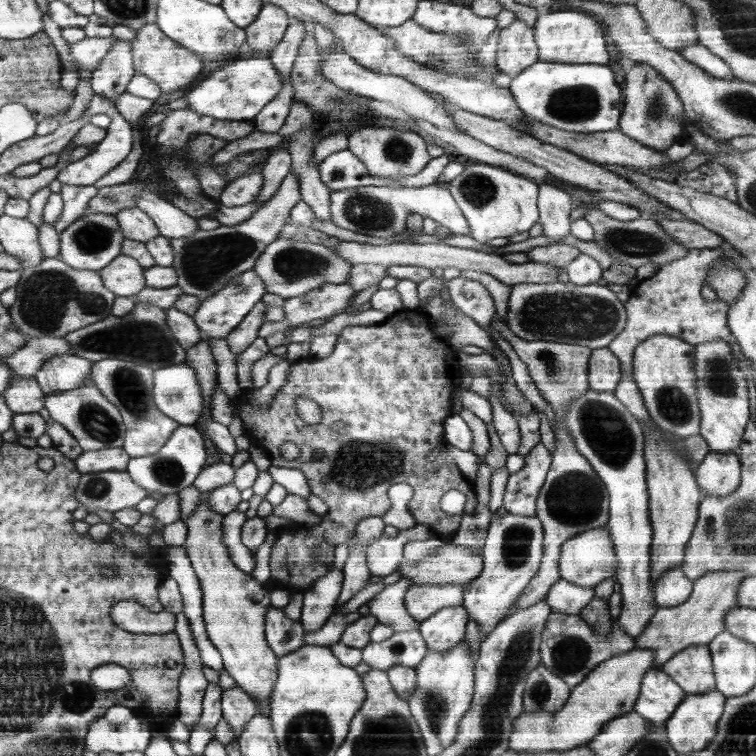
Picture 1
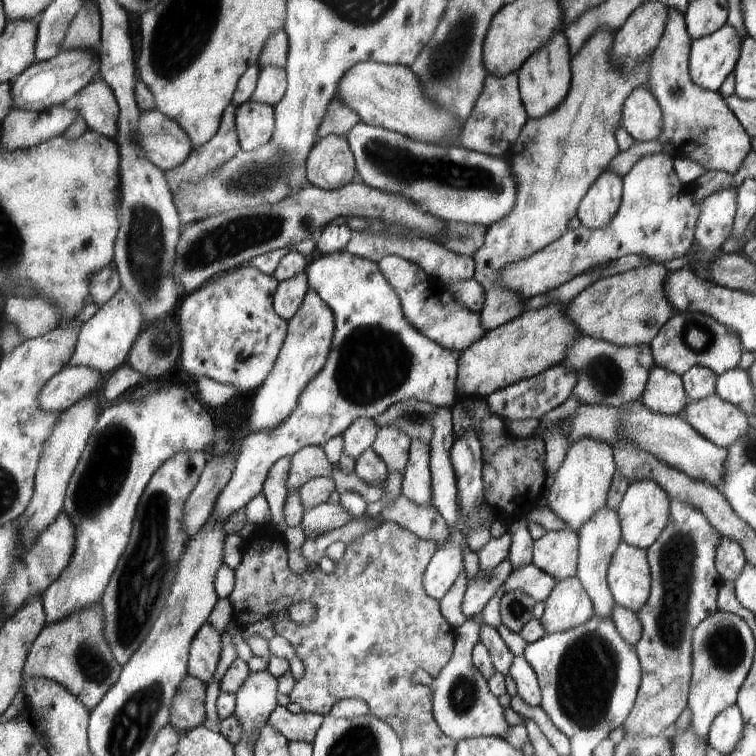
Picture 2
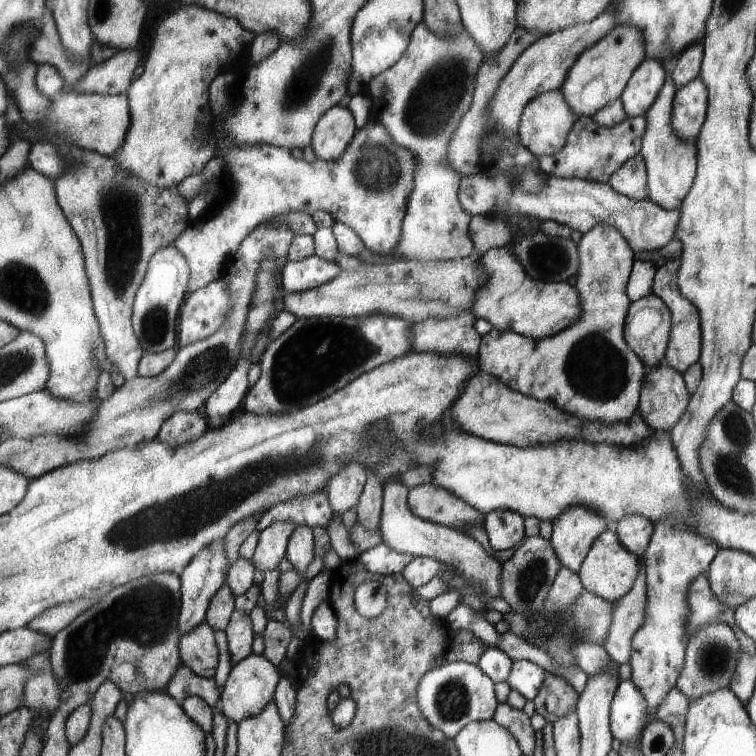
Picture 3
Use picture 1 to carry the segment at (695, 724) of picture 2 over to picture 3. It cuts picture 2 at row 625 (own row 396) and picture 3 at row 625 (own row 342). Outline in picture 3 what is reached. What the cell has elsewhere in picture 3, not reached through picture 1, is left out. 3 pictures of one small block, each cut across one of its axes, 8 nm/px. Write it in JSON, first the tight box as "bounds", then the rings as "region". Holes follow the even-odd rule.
{"bounds":[675,622,741,704],"region":[[[717,622],[698,629],[693,637],[689,637],[688,652],[685,653],[684,666],[675,687],[686,696],[689,704],[704,695],[730,688],[737,676],[741,652],[737,635],[726,623]]]}

